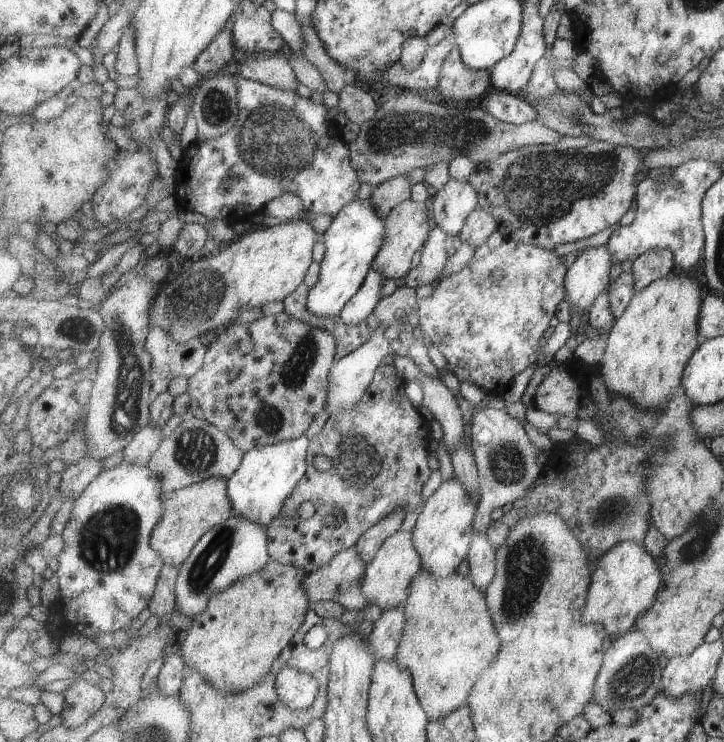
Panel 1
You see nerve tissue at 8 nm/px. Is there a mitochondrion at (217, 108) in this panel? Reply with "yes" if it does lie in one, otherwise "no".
yes

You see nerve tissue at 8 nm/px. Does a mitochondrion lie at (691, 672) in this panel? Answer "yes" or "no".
no

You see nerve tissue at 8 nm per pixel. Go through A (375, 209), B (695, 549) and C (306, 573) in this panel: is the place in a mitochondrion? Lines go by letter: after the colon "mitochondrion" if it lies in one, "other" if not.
A: other
B: mitochondrion
C: other

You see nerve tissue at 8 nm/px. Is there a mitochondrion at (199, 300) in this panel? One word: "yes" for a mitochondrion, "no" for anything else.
yes

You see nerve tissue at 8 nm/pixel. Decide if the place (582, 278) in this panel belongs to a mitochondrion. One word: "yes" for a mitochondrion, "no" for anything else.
no

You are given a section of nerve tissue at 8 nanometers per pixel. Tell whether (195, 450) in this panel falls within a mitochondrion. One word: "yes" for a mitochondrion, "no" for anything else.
yes

